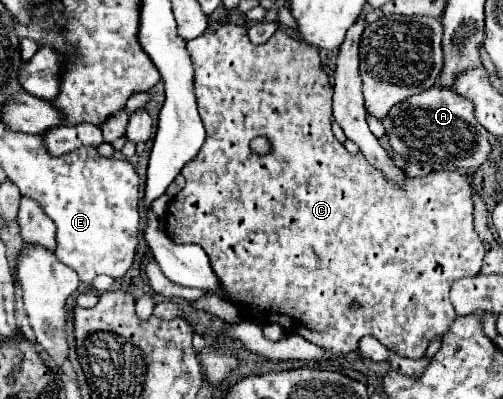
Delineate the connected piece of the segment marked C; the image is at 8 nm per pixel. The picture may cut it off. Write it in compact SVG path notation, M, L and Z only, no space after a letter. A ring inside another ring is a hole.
M222 25L220 29L212 33L204 33L198 39L192 39L186 43L194 71L196 71L196 99L198 99L198 111L206 129L206 141L200 149L200 153L182 169L182 175L186 177L186 187L168 203L166 215L164 215L164 227L170 239L176 243L196 243L200 245L206 255L210 257L212 271L218 277L220 283L220 297L240 309L244 319L256 321L256 323L276 323L280 325L286 335L300 335L306 341L318 345L324 349L322 361L334 361L338 357L344 357L358 349L358 341L364 335L376 337L386 349L400 357L408 359L420 359L424 357L428 343L444 335L452 321L456 319L456 313L450 303L450 287L460 277L470 277L480 273L480 263L484 257L484 247L480 243L480 237L474 231L472 223L472 209L474 209L474 189L466 175L458 171L432 171L422 177L406 179L402 185L396 185L394 181L388 181L376 167L372 167L364 155L352 155L348 153L340 141L332 135L330 119L332 119L332 85L328 75L322 71L322 61L318 51L314 51L308 45L302 45L302 41L288 37L284 31L276 31L268 43L264 45L252 45L246 27L240 25ZM254 137L268 137L272 141L272 153L270 155L256 155L250 151L250 141Z

